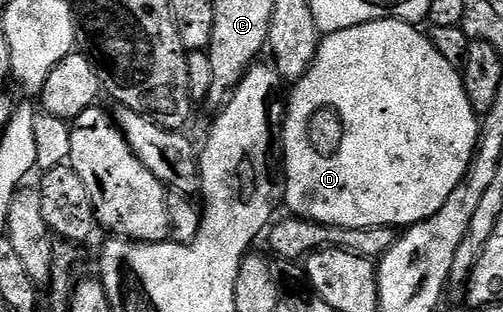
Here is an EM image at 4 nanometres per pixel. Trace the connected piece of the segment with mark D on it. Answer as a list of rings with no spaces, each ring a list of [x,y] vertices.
[[[382,18],[379,22],[358,24],[354,28],[339,30],[333,34],[324,34],[320,47],[310,64],[310,68],[291,87],[286,98],[284,112],[284,174],[282,170],[282,202],[289,206],[291,213],[298,218],[309,218],[312,222],[321,222],[338,228],[407,228],[425,222],[434,216],[450,200],[450,192],[466,176],[476,154],[476,145],[480,139],[481,119],[472,107],[470,96],[464,87],[461,71],[450,64],[434,48],[427,33],[419,34],[417,27],[410,22],[400,22],[397,18]]]

